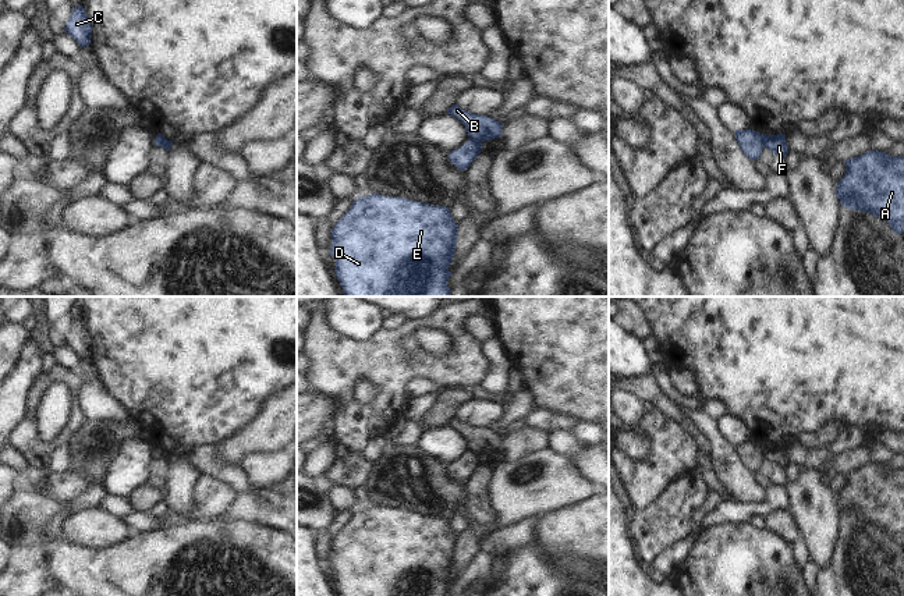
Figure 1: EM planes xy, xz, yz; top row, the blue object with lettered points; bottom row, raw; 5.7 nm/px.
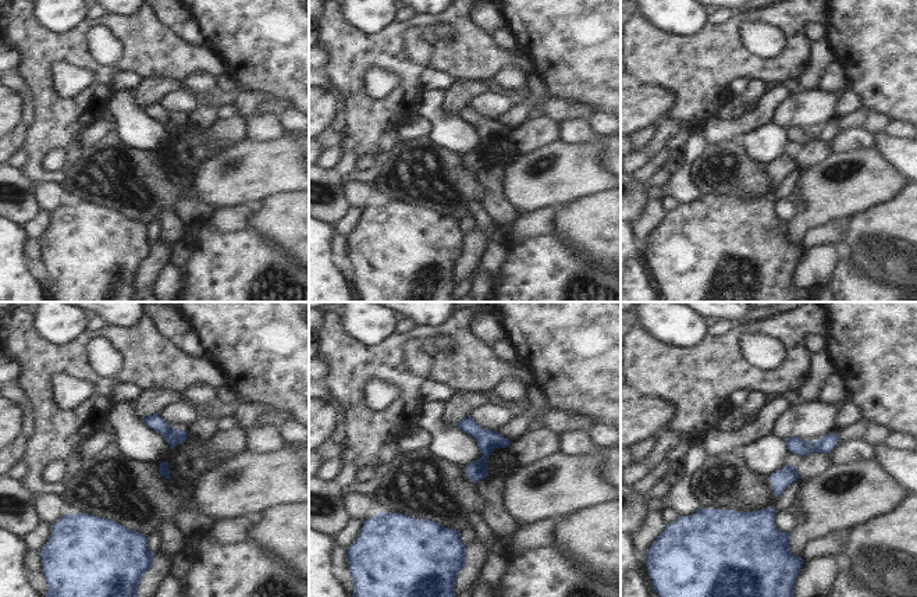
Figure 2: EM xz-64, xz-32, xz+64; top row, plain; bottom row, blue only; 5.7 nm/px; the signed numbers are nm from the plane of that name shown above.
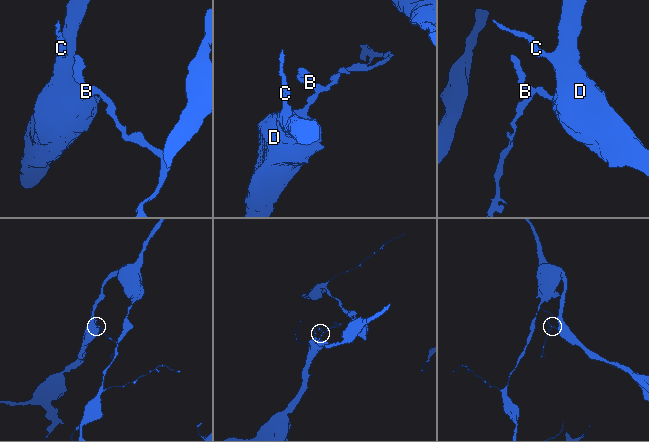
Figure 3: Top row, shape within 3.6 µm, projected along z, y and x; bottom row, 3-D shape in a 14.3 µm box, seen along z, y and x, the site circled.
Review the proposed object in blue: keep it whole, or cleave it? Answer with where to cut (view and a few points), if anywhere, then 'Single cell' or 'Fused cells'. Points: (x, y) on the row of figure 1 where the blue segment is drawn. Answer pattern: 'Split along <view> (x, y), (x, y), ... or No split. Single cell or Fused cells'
Split along xz (470, 138), (481, 142). Fused cells.

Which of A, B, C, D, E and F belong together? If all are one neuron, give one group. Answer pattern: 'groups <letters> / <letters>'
groups A C D E F / B

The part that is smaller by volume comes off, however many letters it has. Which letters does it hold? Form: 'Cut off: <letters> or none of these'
Cut off: B

